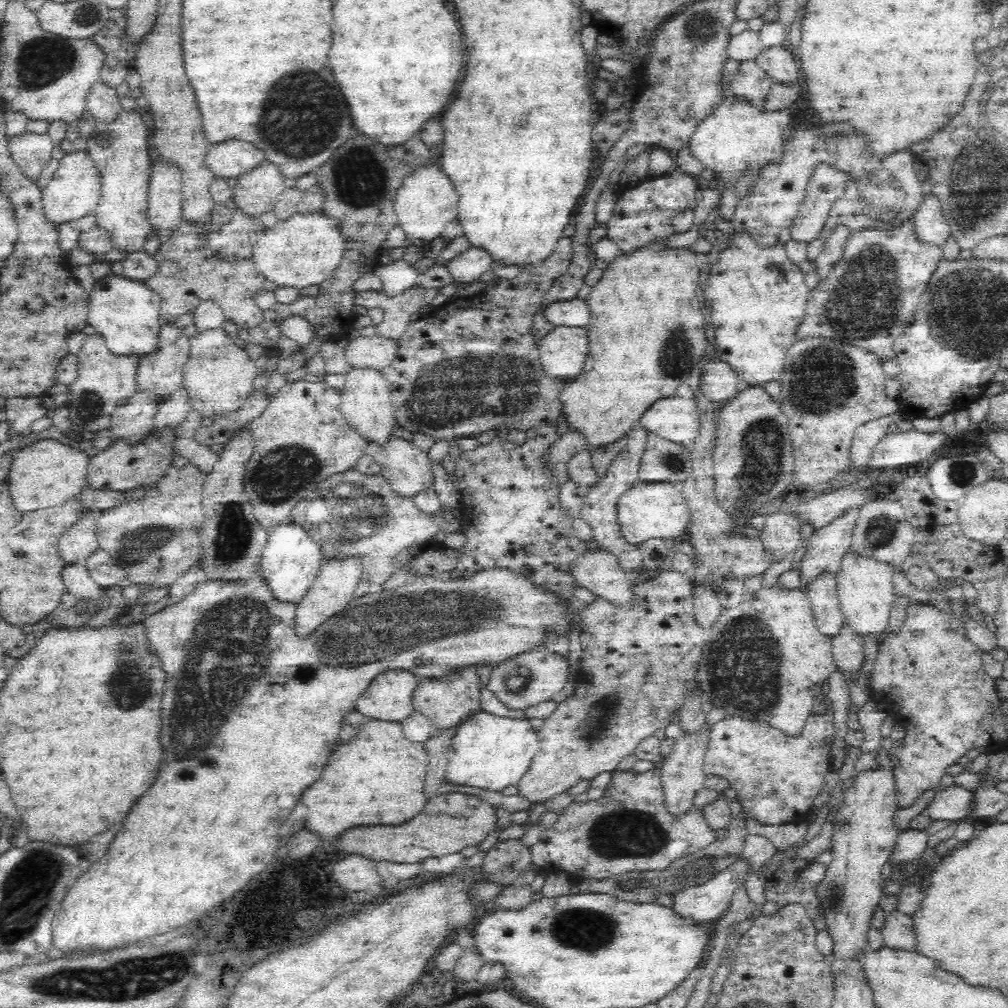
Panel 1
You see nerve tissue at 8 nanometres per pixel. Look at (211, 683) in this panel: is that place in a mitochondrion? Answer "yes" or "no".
yes

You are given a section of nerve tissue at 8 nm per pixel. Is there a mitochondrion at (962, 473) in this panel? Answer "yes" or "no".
yes

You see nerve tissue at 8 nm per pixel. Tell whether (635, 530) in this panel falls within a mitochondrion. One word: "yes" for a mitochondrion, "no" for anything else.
no

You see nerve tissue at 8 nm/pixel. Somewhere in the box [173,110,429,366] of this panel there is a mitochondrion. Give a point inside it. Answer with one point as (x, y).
(352, 200)

